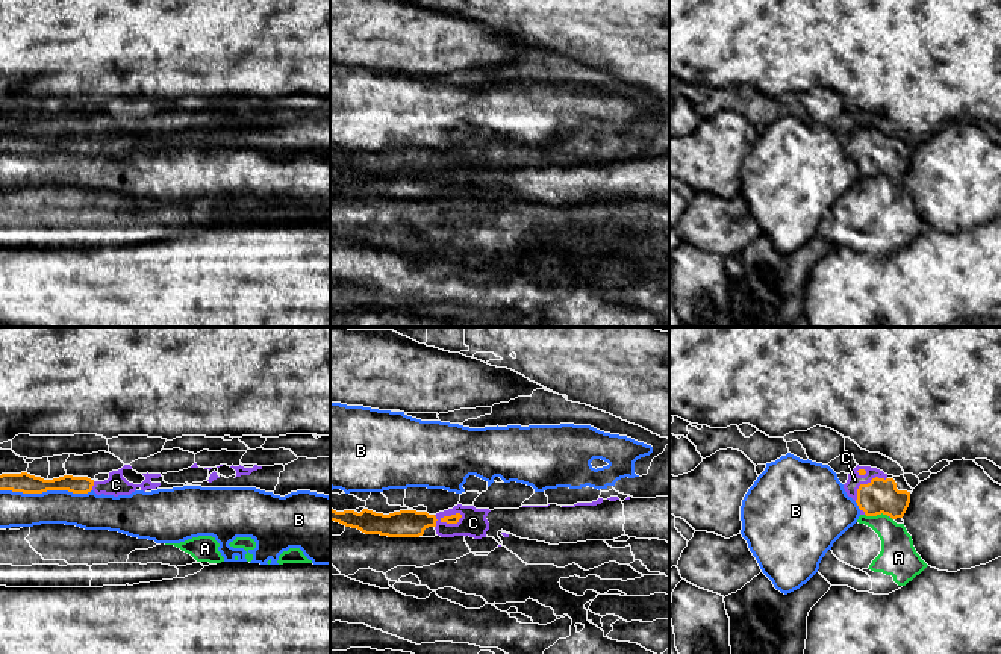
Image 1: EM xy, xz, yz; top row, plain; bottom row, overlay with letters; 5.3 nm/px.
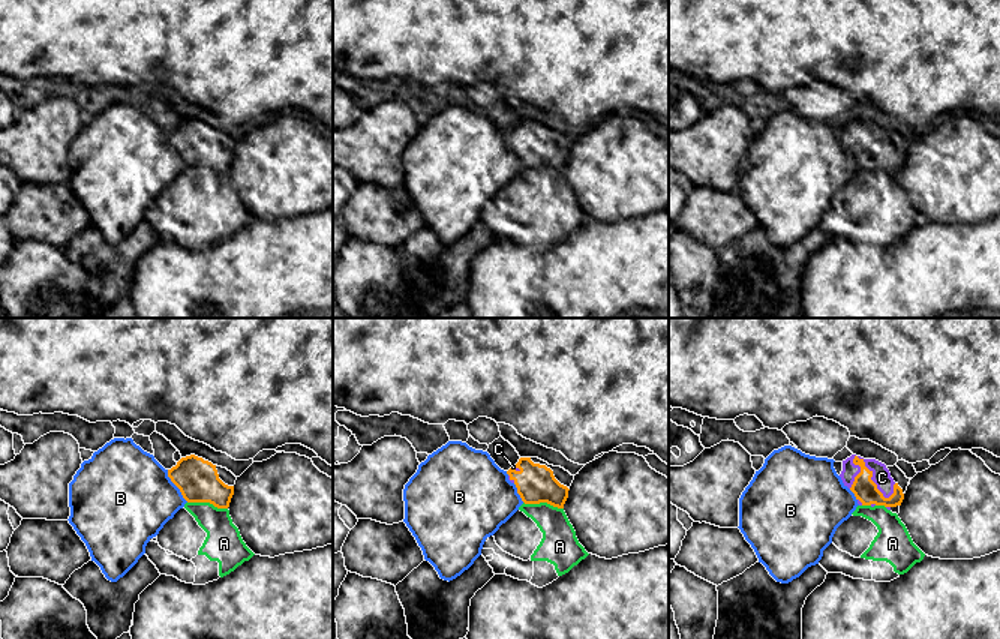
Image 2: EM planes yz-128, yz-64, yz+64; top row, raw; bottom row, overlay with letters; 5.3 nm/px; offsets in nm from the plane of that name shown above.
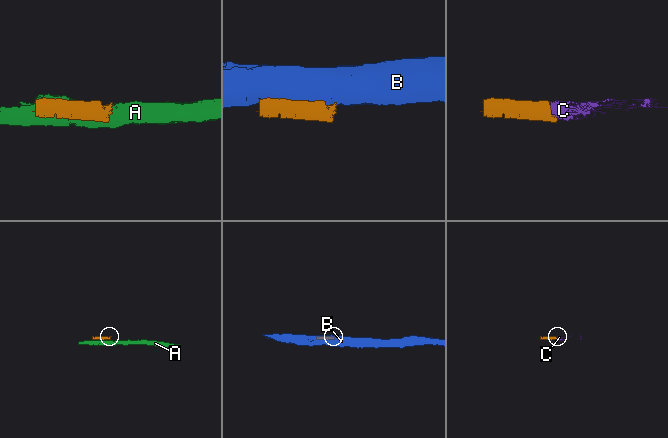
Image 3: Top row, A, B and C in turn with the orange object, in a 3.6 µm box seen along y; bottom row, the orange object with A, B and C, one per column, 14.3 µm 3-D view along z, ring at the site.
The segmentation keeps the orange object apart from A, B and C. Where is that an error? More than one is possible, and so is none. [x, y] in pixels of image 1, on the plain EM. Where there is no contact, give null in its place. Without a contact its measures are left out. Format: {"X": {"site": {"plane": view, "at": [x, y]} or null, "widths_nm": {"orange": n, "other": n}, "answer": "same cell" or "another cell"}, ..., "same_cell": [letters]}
{"A": {"site": {"plane": "yz", "at": [877, 174]}, "widths_nm": {"orange": 180, "other": 190}, "answer": "another cell"}, "B": {"site": {"plane": "xy", "at": [46, 152]}, "widths_nm": {"orange": 110, "other": 190}, "answer": "another cell"}, "C": {"site": {"plane": "xz", "at": [445, 177]}, "widths_nm": {"orange": 50, "other": 140}, "answer": "same cell"}, "same_cell": ["C"]}

